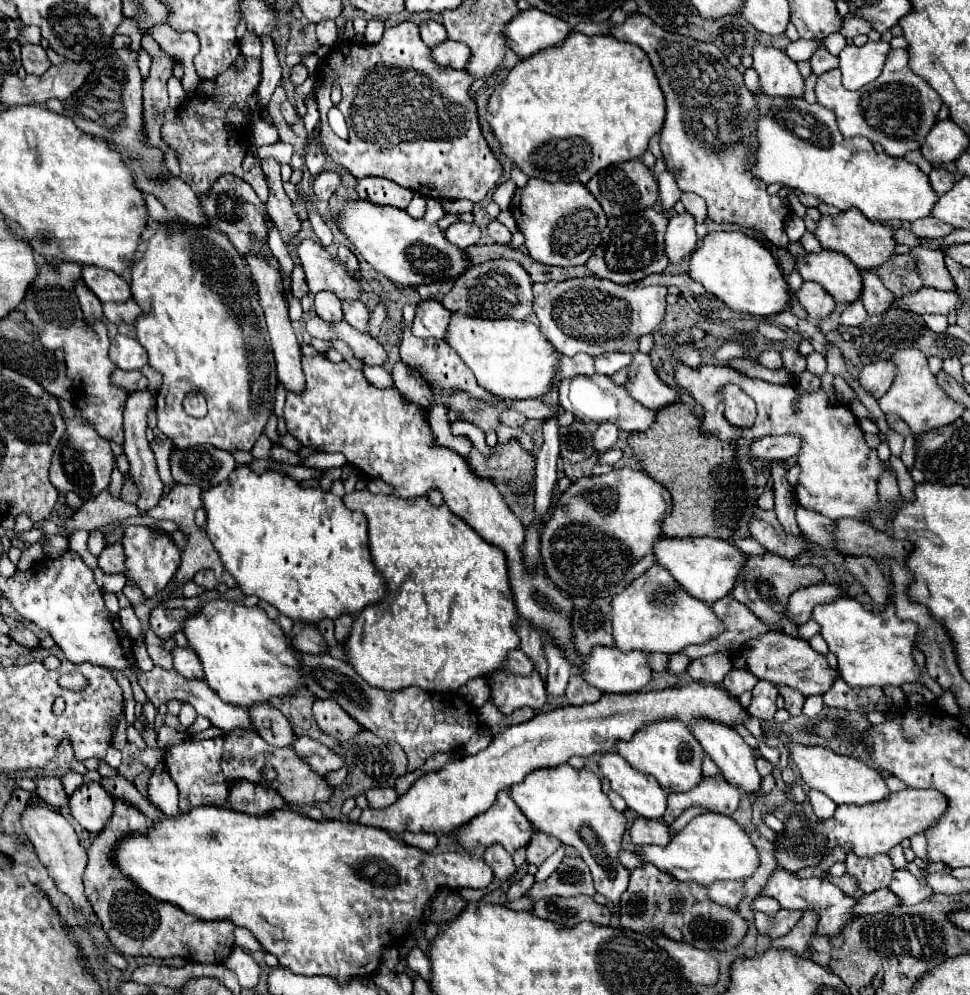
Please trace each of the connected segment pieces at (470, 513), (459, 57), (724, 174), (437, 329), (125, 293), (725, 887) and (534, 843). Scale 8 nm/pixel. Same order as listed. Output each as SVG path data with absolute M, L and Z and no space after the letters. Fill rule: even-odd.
M326 353L302 357L302 371L306 375L304 391L290 391L286 397L284 419L288 433L296 437L302 447L346 455L348 463L358 467L370 479L388 483L396 497L420 497L428 495L430 489L440 491L454 515L466 521L486 543L492 543L506 553L510 589L514 593L518 615L530 619L536 629L550 627L550 631L558 635L566 657L578 663L580 655L570 647L572 599L546 579L542 567L538 569L538 575L526 571L522 563L524 525L510 511L494 483L484 477L480 479L476 471L470 471L466 457L434 443L428 409L408 401L396 387L378 389L370 385L362 371L352 369L346 361L332 363Z
M446 39L442 45L432 47L432 59L438 65L450 65L454 69L464 69L468 57L470 57L470 49L458 41Z
M632 13L622 25L612 25L610 35L618 41L638 45L652 63L666 99L660 149L668 169L680 171L680 191L700 195L708 205L708 217L712 221L758 227L770 243L786 247L786 203L778 195L768 195L766 183L754 179L744 169L744 159L754 153L754 99L736 67L726 61L716 45L664 31L642 13ZM684 113L690 117L684 119ZM706 135L714 137L714 145L704 143Z
M422 299L416 305L412 335L420 337L420 339L428 339L428 337L444 339L448 319L450 319L450 311L444 309L442 303L438 303L434 299Z
M84 265L80 279L102 303L108 303L108 301L128 301L130 299L130 285L126 281L122 281L110 269Z
M714 881L708 889L708 899L714 903L720 903L724 907L736 907L742 899L742 881Z
M536 833L528 843L528 863L542 865L560 845L560 839L554 839L546 833Z

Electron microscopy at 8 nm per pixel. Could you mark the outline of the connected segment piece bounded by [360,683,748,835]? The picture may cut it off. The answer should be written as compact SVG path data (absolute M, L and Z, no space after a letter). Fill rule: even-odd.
M702 683L632 695L602 695L602 699L592 705L566 705L552 711L540 711L530 721L512 725L504 733L494 735L486 751L474 757L456 759L444 765L440 771L418 779L410 791L398 797L398 801L390 807L366 809L360 817L360 823L388 829L396 835L404 831L452 833L462 823L468 823L476 815L488 811L498 791L522 783L530 771L540 767L556 767L566 763L572 755L588 757L594 753L612 751L616 739L630 739L644 723L664 717L678 717L682 721L706 717L734 727L736 723L742 723L748 713L730 693Z

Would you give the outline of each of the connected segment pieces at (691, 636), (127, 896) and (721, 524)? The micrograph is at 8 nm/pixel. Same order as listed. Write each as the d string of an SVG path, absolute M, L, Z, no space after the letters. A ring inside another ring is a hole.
M658 565L650 567L644 575L634 579L634 583L630 583L624 591L620 591L618 595L612 597L612 637L614 637L614 645L620 651L638 649L638 651L646 651L646 653L660 651L660 653L672 655L672 653L682 651L686 645L702 645L718 633L722 633L722 623L710 611L710 605L686 595L682 591L682 587L678 587L678 583L674 583L674 577L668 575L668 571L662 571L662 567L658 567Z
M114 799L114 811L106 827L94 837L88 849L84 889L106 937L116 947L116 951L126 957L184 957L192 963L222 963L234 949L234 925L230 921L204 921L194 915L186 915L180 907L174 907L170 903L158 903L156 899L142 895L142 891L136 887L130 887L130 883L126 883L126 879L122 879L118 871L110 867L110 859L106 859L106 855L110 855L112 841L128 835L130 831L146 831L148 825L150 819L138 807L122 799Z
M672 403L656 411L654 423L646 431L632 433L628 437L628 445L634 457L640 461L644 473L648 473L660 485L664 485L672 495L672 513L662 521L664 537L732 537L746 497L740 471L736 469L732 443L722 443L716 441L712 435L702 435L700 421L694 417L690 407L682 403Z

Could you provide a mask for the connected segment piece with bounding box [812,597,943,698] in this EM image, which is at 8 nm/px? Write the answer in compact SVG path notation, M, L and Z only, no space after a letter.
M838 597L830 603L816 605L812 611L812 619L820 625L820 635L828 643L830 653L834 653L838 657L838 671L840 671L840 677L846 681L846 685L850 685L850 687L884 687L884 685L902 685L902 683L922 681L937 698L941 697L942 687L938 683L934 683L934 679L928 677L926 669L920 671L914 665L912 649L914 649L916 627L914 627L914 623L906 623L896 617L894 601L887 603L884 611L875 614L866 611L858 601L850 601L848 597Z

